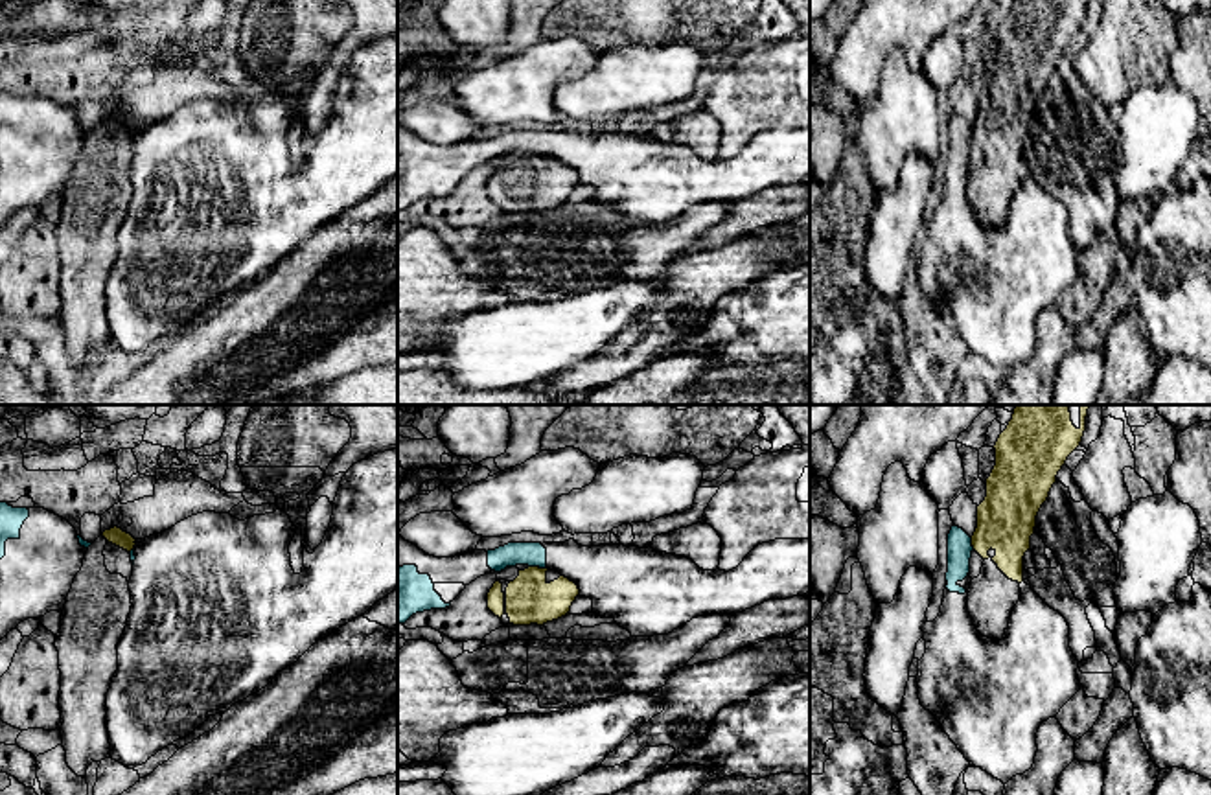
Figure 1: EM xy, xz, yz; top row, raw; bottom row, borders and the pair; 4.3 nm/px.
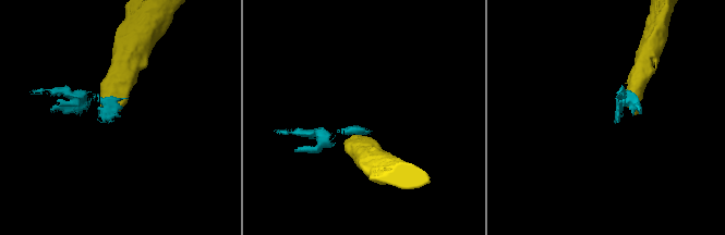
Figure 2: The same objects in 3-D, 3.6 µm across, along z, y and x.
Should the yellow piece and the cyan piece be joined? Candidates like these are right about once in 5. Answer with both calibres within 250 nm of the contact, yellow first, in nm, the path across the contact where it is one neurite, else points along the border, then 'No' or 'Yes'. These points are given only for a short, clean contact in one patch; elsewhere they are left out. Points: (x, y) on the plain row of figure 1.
Thickness 200 nm (yellow) against 110 nm. Boundary: xz (529, 153), (545, 157). No

